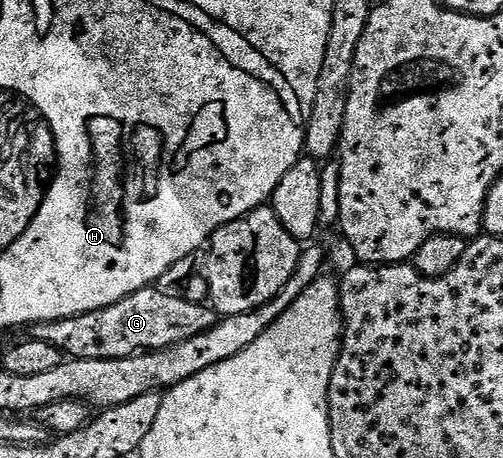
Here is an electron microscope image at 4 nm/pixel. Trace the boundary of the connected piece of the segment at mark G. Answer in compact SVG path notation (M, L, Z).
M147 288L96 312L84 312L55 322L39 322L29 327L28 334L36 340L44 340L44 344L52 344L70 358L112 360L131 358L134 354L163 350L184 340L192 340L192 336L208 332L215 321L215 311L209 305L164 296L164 292L157 288Z

